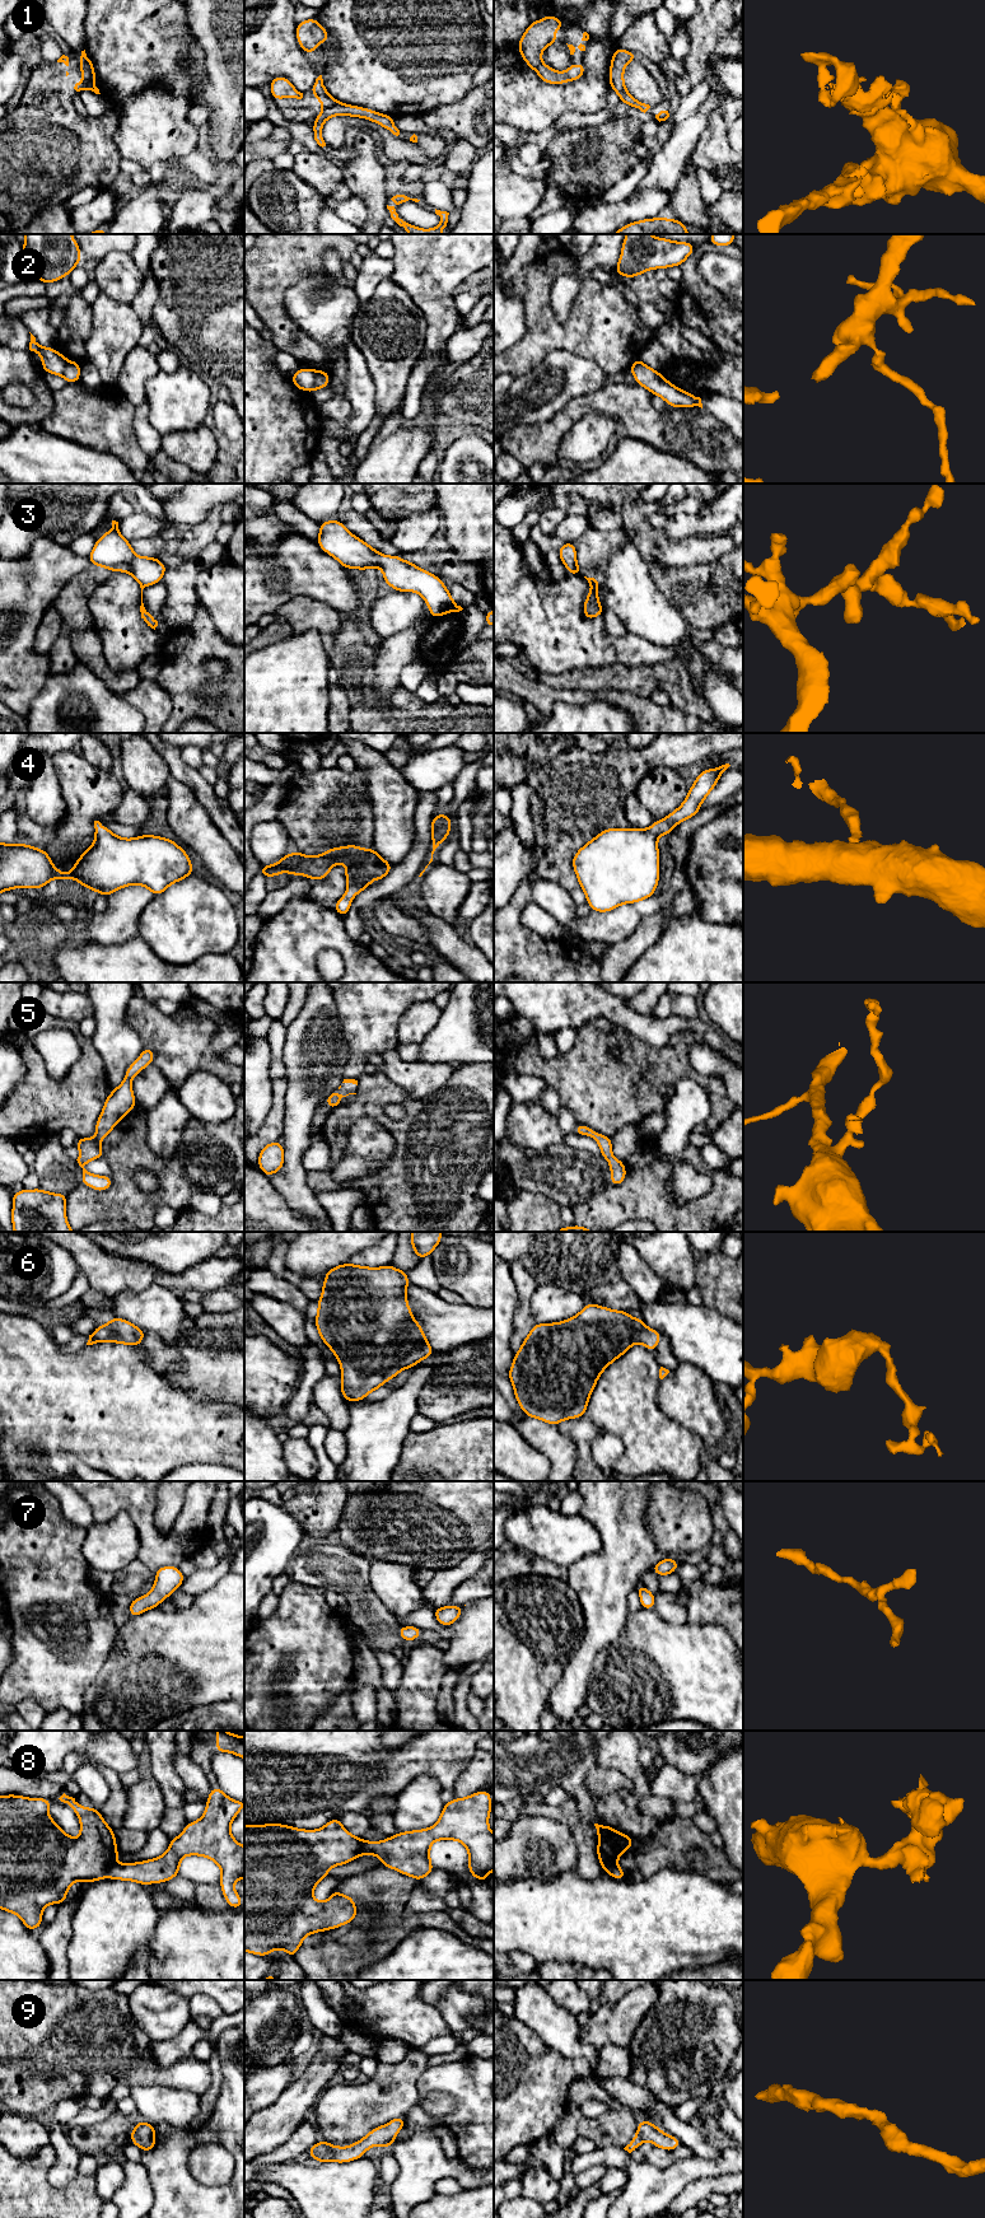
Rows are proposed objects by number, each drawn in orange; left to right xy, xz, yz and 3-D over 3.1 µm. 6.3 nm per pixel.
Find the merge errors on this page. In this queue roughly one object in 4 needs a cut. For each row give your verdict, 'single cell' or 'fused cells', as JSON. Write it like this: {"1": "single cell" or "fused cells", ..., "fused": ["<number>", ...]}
{"1": "fused cells", "2": "fused cells", "3": "single cell", "4": "single cell", "5": "single cell", "6": "single cell", "7": "single cell", "8": "fused cells", "9": "single cell", "fused": ["1", "2", "8"]}

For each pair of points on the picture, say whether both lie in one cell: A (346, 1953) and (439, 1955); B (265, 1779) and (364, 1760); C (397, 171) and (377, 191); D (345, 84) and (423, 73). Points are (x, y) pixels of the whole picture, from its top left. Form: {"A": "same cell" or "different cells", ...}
{"A": "different cells", "B": "same cell", "C": "different cells", "D": "same cell"}

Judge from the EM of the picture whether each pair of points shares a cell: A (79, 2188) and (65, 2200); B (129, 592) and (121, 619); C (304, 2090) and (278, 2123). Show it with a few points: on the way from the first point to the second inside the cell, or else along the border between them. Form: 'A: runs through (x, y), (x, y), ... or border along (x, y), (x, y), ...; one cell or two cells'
A: runs through (75, 2191), (69, 2198); one cell
B: runs through (125, 598), (124, 612); one cell
C: runs through (298, 2097), (284, 2115); one cell

